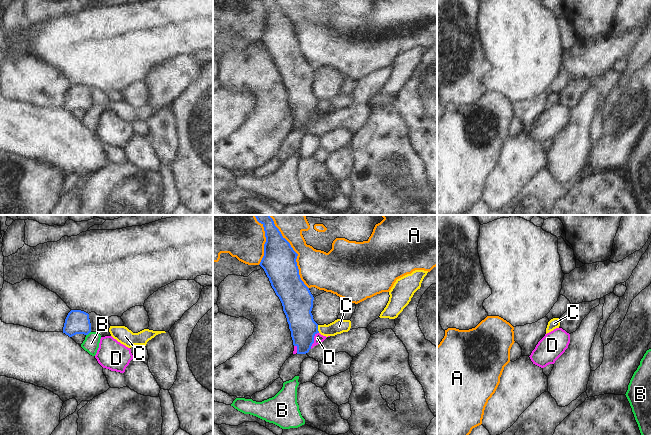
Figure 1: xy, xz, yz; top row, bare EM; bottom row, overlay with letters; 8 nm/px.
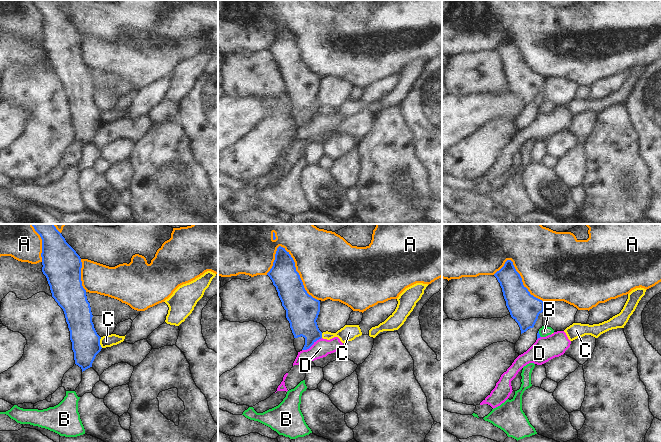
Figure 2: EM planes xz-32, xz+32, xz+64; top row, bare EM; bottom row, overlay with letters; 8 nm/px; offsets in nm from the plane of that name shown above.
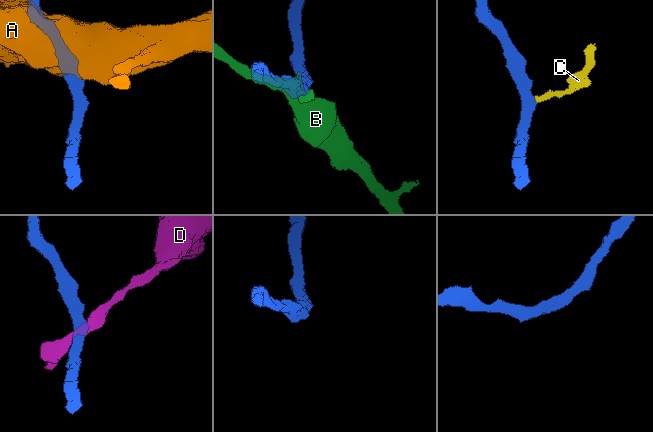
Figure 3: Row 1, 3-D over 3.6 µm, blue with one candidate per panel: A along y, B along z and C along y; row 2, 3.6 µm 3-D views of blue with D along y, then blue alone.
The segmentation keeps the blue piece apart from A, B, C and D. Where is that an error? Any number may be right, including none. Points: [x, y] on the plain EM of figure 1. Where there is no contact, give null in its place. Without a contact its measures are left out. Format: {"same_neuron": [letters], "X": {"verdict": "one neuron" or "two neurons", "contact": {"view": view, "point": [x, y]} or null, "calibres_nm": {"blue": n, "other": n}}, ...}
{"same_neuron": [], "A": {"verdict": "two neurons", "contact": {"view": "xz", "point": [297, 31]}, "calibres_nm": {"blue": 280, "other": 300}}, "B": {"verdict": "two neurons", "contact": {"view": "xy", "point": [88, 109]}, "calibres_nm": {"blue": 190, "other": 130}}, "C": {"verdict": "two neurons", "contact": {"view": "xz", "point": [317, 105]}, "calibres_nm": {"blue": 240, "other": 120}}, "D": {"verdict": "two neurons", "contact": {"view": "xz", "point": [313, 116]}, "calibres_nm": {"blue": 220, "other": 80}}}

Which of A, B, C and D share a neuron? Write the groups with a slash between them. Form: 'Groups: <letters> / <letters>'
Groups: A / B C / D

